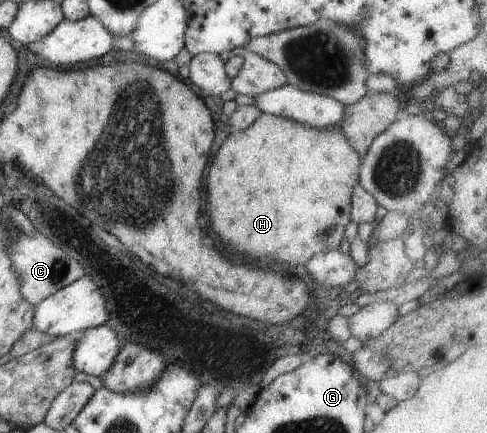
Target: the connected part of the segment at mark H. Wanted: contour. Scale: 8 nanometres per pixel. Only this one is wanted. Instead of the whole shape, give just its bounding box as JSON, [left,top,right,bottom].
[205,113,360,264]

